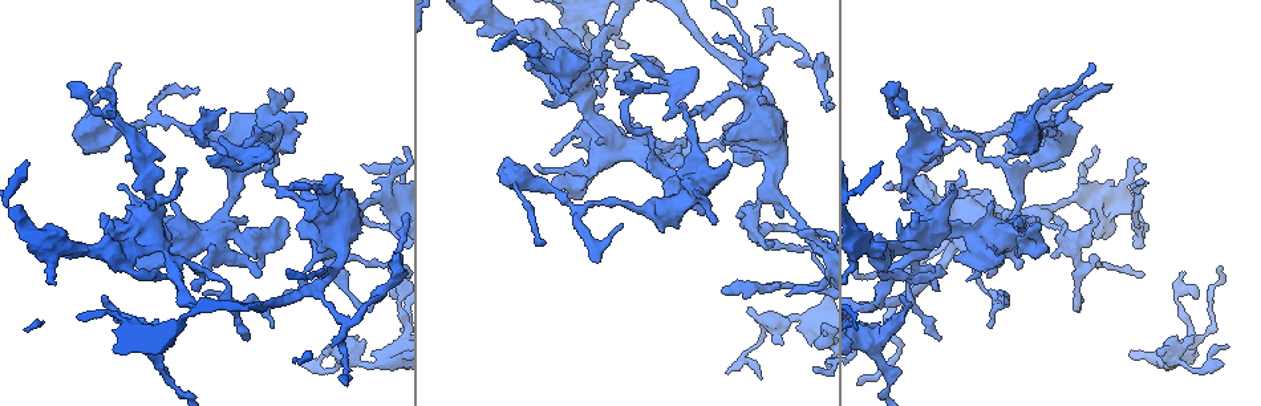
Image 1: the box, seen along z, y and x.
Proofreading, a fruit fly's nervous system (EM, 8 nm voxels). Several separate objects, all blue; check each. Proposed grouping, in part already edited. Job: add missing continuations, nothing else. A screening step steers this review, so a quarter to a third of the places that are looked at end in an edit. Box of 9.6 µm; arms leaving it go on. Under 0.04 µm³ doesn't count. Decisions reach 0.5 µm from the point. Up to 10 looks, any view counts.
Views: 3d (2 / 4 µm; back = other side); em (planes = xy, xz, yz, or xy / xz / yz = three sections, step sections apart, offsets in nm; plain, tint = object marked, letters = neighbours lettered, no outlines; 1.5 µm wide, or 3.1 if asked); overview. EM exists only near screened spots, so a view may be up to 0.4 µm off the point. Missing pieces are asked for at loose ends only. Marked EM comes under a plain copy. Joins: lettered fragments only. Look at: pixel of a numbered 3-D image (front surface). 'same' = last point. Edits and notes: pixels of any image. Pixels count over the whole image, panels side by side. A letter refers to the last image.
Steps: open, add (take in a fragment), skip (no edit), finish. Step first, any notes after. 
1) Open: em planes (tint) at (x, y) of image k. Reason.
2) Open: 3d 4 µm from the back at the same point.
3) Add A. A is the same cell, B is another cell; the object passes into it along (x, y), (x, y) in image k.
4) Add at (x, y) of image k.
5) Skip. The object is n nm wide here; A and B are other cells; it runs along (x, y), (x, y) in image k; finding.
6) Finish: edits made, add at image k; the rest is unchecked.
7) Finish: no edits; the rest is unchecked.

Open: em yz step 4 (tint) at (1011, 119) of image 1. Free end.

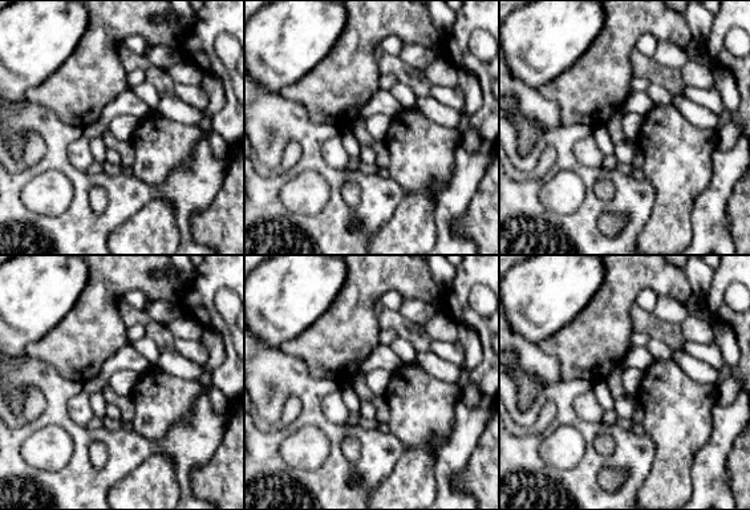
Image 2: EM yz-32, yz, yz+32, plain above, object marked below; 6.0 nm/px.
Open: em planes (letters) at the same point. Cut it another way.

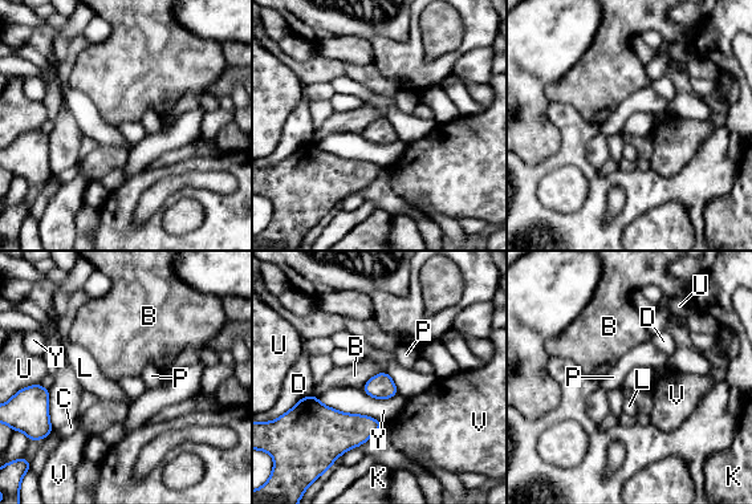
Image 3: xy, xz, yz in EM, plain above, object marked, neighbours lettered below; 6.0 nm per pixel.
Skip. B, C, D, K, L, P, U, V and Y are other cells; a border runs along (383, 370), (374, 374), (362, 387) in image 3; none of them fits.

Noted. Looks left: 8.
Open: 3d 2 µm at (222, 109) of image 1. Tapers out.

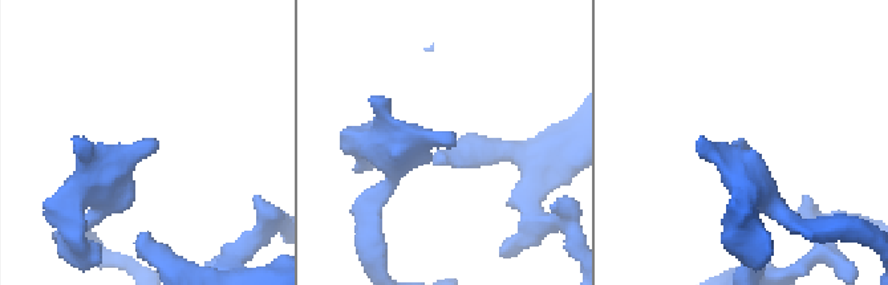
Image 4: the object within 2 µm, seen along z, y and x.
Open: em xz step 8 (tint) at (158, 148) of image 4. Now the EM.

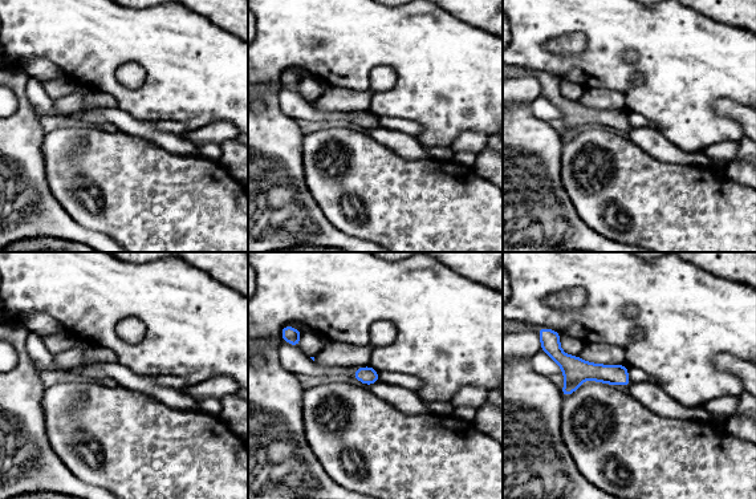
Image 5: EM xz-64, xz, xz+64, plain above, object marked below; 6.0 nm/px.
Open: em planes (letters) at the same point. Cut it another way.

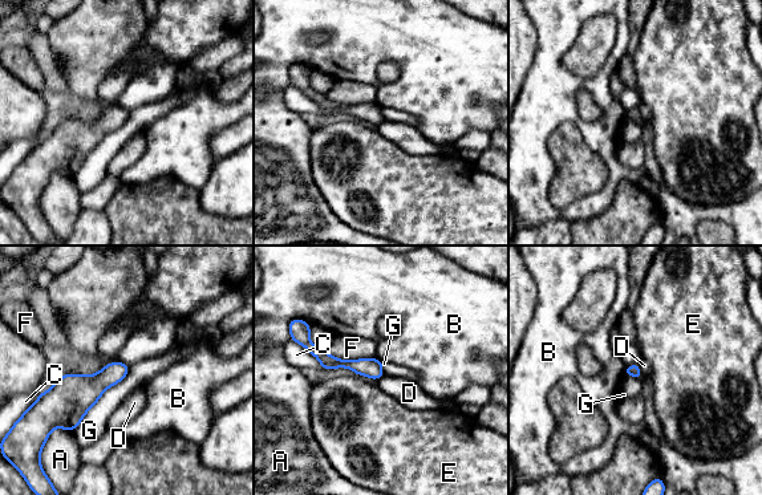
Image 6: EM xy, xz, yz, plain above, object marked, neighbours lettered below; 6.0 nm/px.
Skip. A, B, C, D, E, F and G are other cells; it runs along (308, 345), (329, 362), (379, 373) in image 6; none of them fits.

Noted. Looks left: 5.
Open: em planes (tint) at (1144, 167) of image 1.

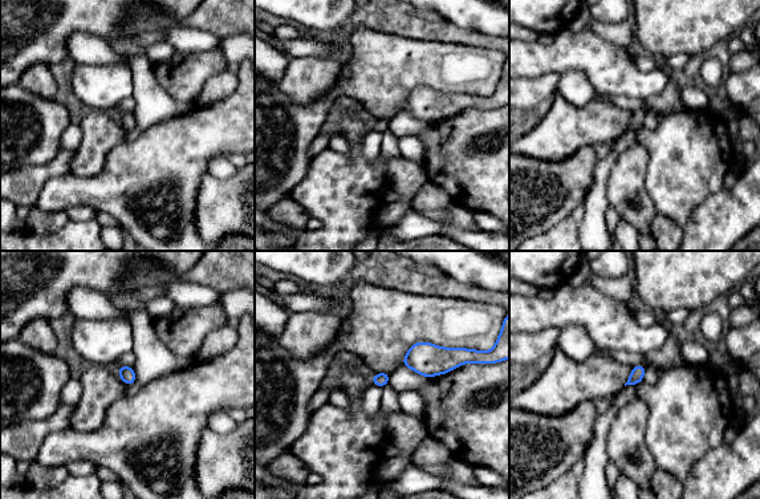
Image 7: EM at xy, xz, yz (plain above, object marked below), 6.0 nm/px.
Open: em planes (letters) at the same point.

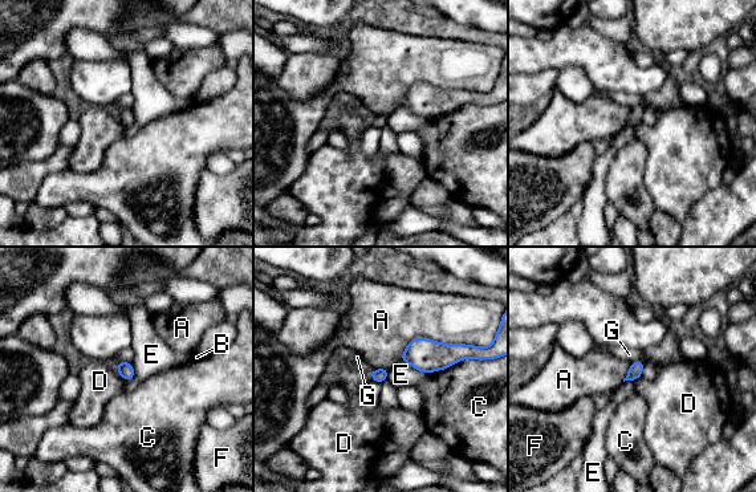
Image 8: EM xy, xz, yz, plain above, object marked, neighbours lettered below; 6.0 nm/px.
Skip. A, B, C, D, E, F and G are other cells; a border runs along (114, 366), (126, 381) in image 8; no lettered fragment goes on from it.

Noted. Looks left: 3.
Open: 3d 4 µm at (1194, 337) of image 1.

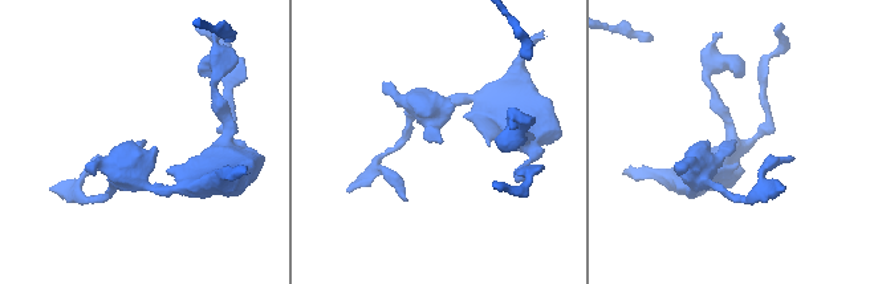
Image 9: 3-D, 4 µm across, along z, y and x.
Open: em xy step 4 (letters) at (440, 144) of image 9. Now the EM.

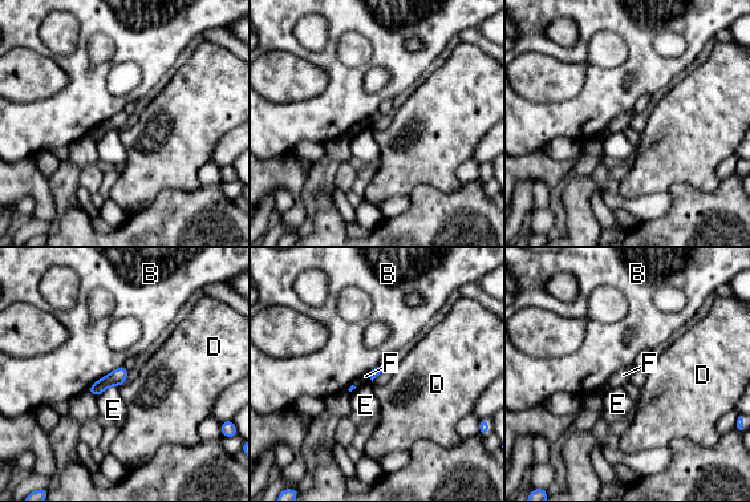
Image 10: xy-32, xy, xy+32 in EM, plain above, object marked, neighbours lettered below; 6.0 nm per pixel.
Skip. B, D, E and F are other cells; a border runs along (368, 372), (372, 383) in image 10; no lettered fragment goes on from it.

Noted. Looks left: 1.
Finish: no edits; the rest is unchecked.

